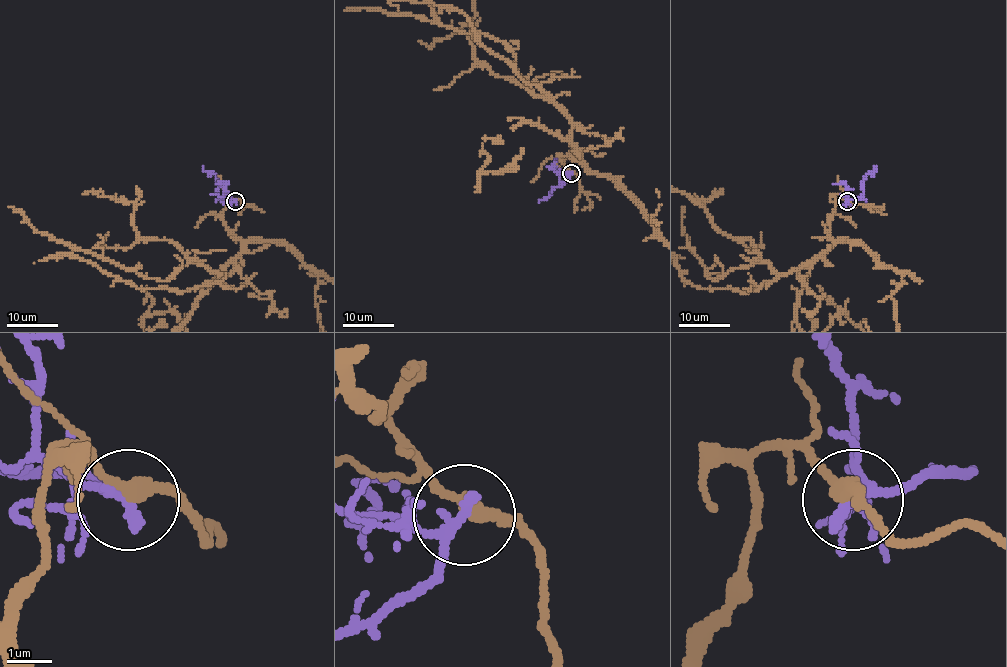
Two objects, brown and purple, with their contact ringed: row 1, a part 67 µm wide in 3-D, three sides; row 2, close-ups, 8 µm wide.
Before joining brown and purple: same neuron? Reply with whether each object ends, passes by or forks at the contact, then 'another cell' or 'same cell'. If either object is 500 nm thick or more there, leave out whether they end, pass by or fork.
brown passes by; purple passes by; another cell

